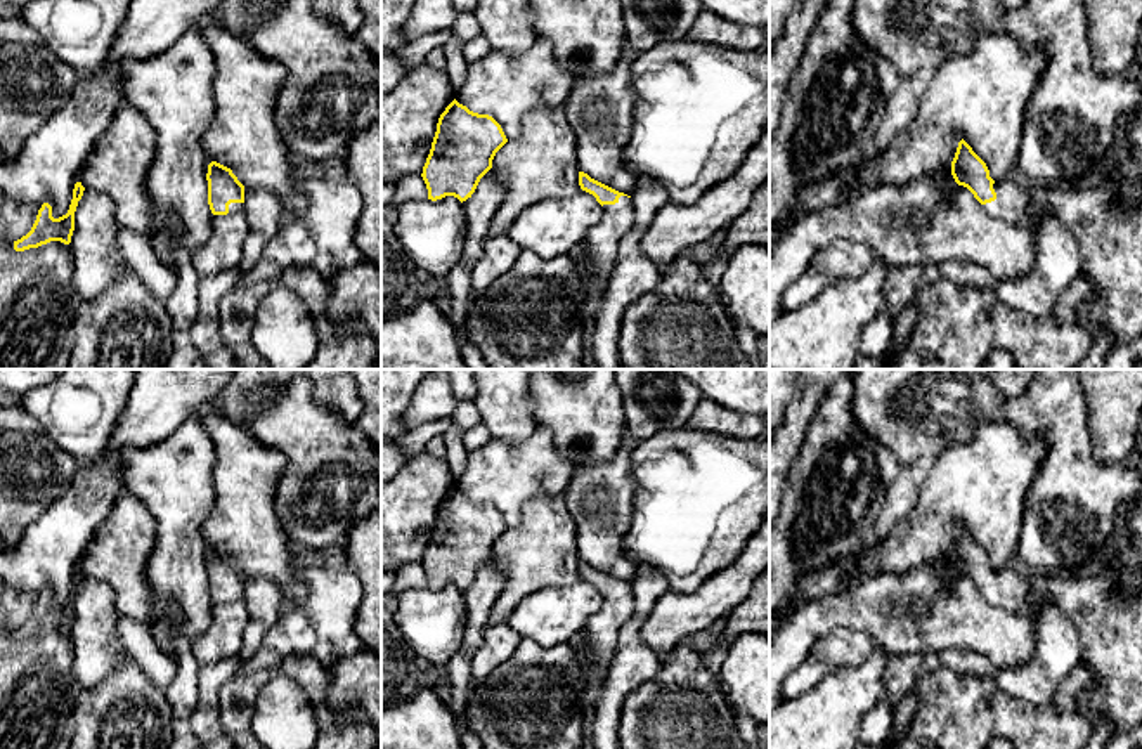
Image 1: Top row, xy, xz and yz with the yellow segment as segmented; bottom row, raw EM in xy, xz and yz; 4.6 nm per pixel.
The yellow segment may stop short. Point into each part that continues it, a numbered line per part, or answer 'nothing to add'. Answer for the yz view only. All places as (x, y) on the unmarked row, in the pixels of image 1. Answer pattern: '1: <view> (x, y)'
1: yz (1012, 590)

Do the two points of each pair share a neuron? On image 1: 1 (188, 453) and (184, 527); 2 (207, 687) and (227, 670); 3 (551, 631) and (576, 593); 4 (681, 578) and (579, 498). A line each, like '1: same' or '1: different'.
1: same
2: same
3: same
4: different

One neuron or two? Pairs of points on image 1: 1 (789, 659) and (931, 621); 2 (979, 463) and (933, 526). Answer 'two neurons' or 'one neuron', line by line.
1: one neuron
2: one neuron

